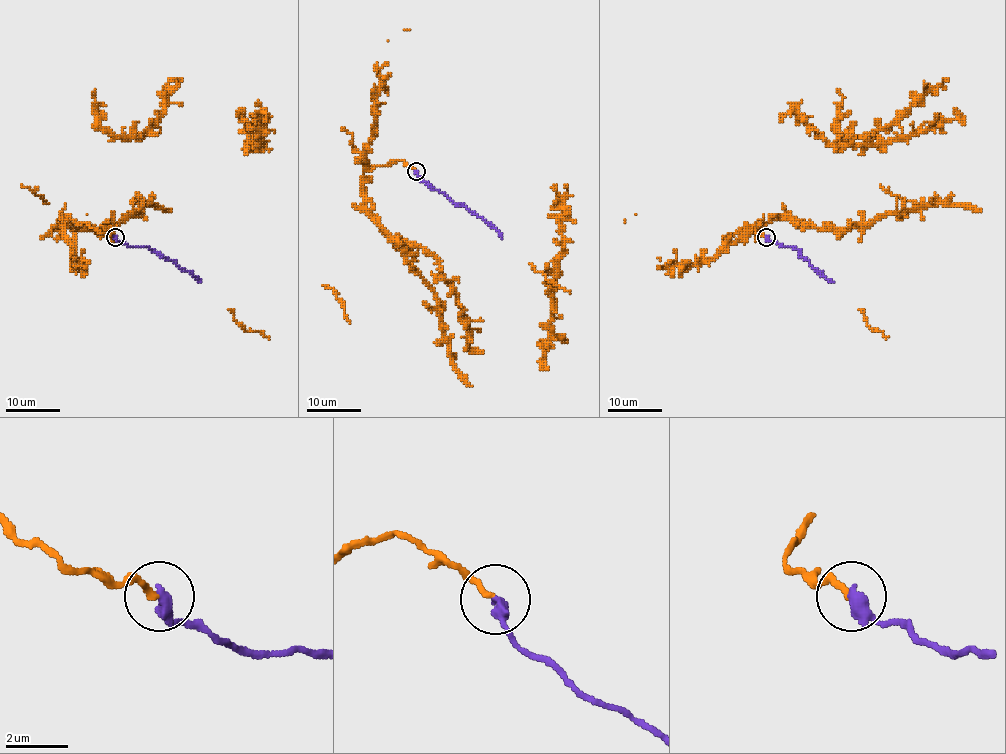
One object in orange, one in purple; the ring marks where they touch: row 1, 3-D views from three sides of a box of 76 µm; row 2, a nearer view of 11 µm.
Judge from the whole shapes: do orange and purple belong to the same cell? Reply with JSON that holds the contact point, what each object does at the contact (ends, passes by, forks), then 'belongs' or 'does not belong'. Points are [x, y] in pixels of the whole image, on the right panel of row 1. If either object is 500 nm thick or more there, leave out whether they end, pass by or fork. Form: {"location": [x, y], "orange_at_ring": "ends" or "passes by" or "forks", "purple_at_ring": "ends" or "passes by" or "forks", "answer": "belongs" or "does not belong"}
{"location": [766, 237], "orange_at_ring": "ends", "purple_at_ring": "ends", "answer": "belongs"}

